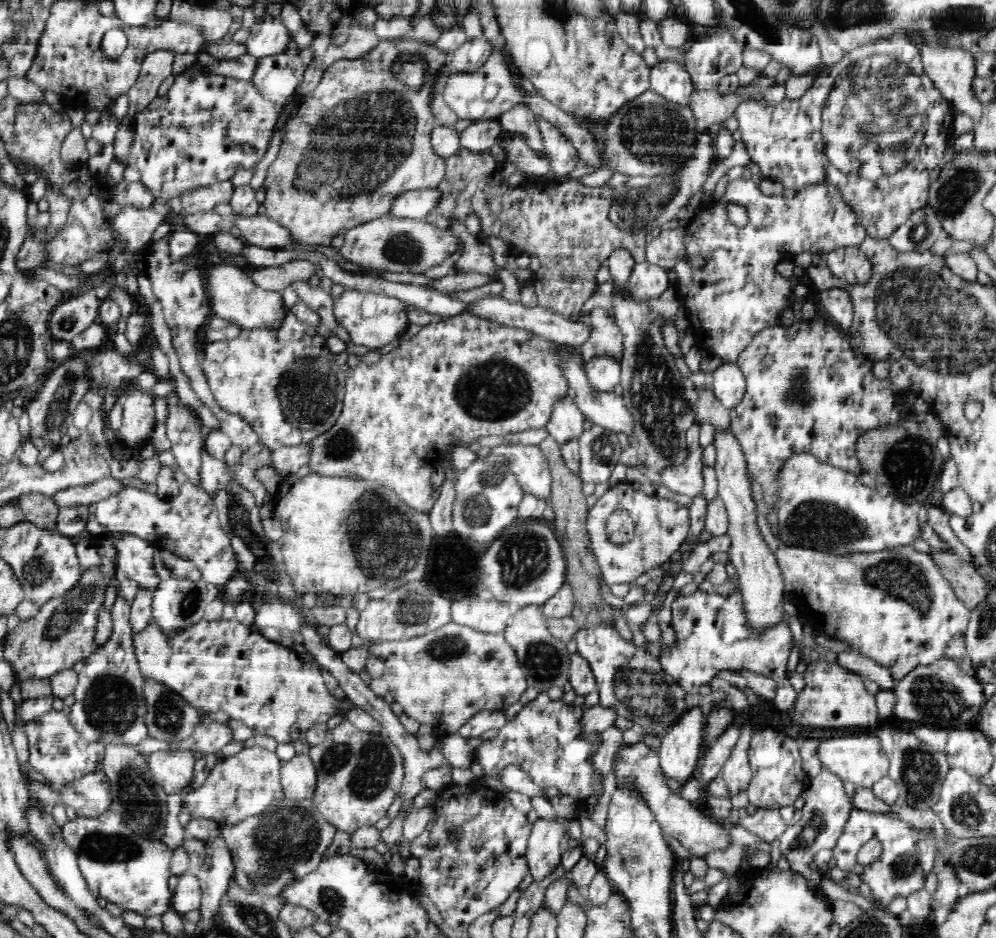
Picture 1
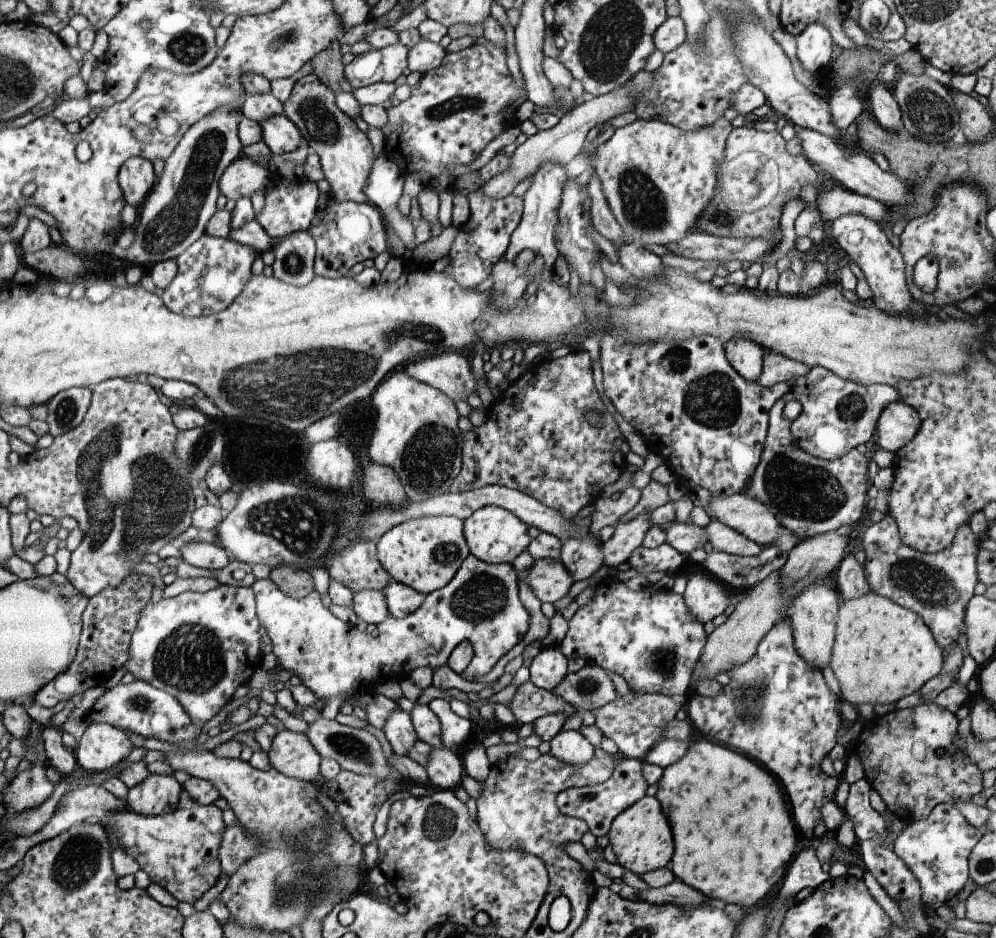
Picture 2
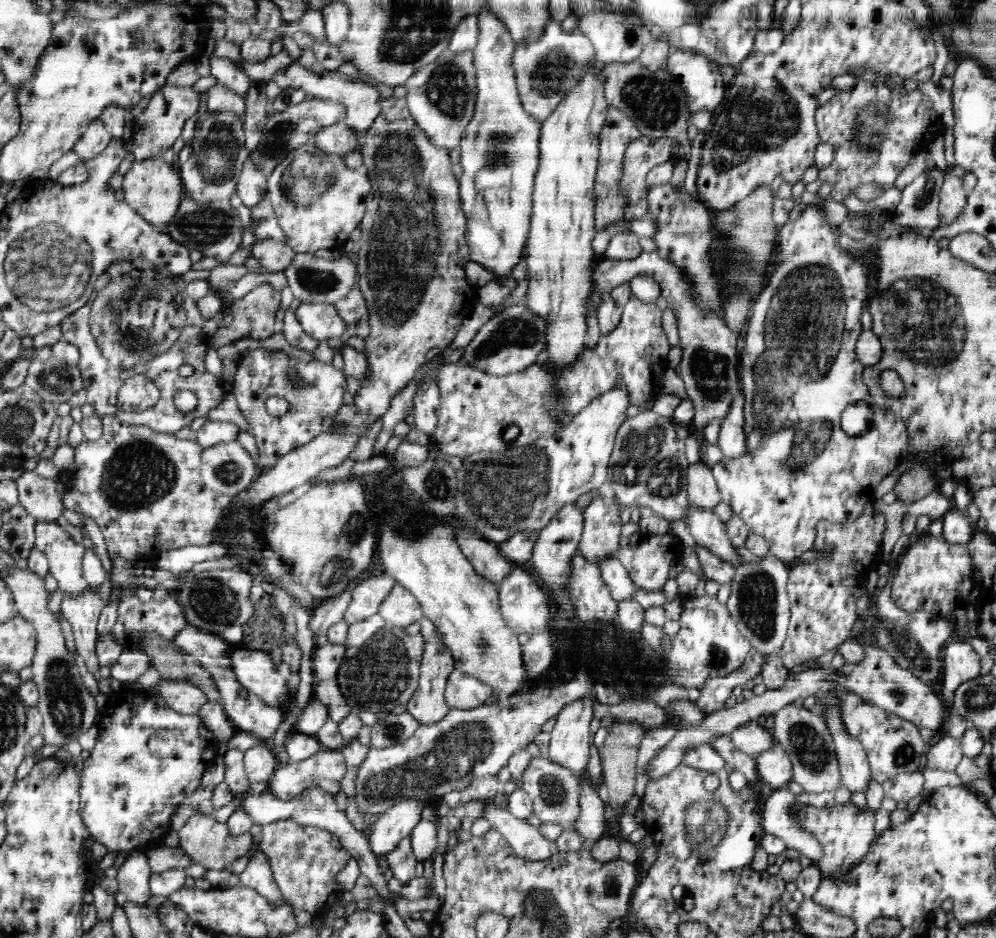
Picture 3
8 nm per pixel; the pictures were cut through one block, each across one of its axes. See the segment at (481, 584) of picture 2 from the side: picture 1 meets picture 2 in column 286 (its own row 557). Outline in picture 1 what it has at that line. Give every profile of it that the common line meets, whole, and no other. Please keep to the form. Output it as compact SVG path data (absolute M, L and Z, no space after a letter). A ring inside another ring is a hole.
M622 482L598 498L595 505L587 511L585 525L603 579L607 584L622 584L632 582L648 570L662 566L686 542L691 524L688 506L672 499L646 495L643 491L634 489L631 483ZM617 510L628 511L634 521L635 531L630 542L614 544L607 539L605 521Z

